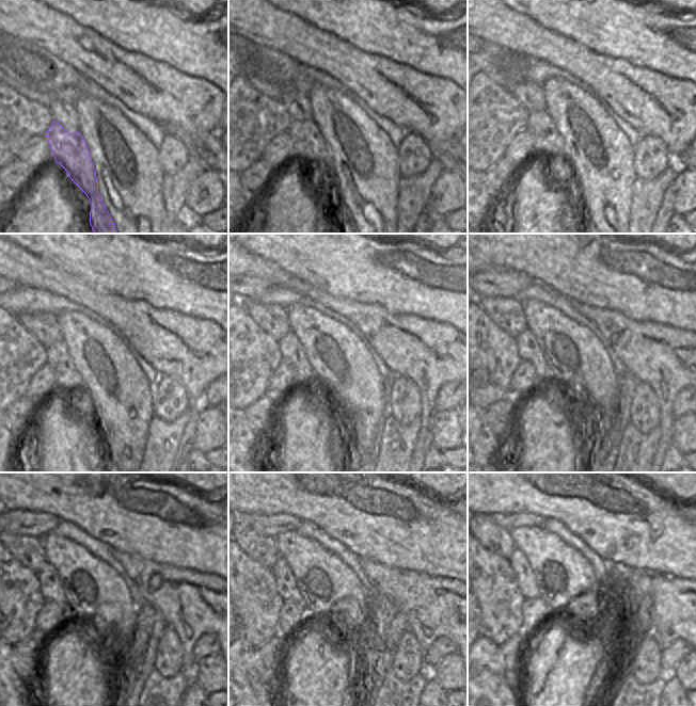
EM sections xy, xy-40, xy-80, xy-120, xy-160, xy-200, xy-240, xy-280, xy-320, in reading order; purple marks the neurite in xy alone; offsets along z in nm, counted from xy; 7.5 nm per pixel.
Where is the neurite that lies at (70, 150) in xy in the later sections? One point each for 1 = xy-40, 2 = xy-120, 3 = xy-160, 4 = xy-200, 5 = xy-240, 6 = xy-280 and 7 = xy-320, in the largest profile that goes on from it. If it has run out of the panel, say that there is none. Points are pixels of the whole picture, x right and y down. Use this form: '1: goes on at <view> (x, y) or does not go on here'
1: goes on at xy-40 (310, 148)
2: goes on at xy-120 (67, 379)
3: goes on at xy-160 (290, 348)
4: goes on at xy-200 (530, 350)
5: goes on at xy-240 (51, 589)
6: goes on at xy-280 (286, 582)
7: goes on at xy-320 (525, 579)

